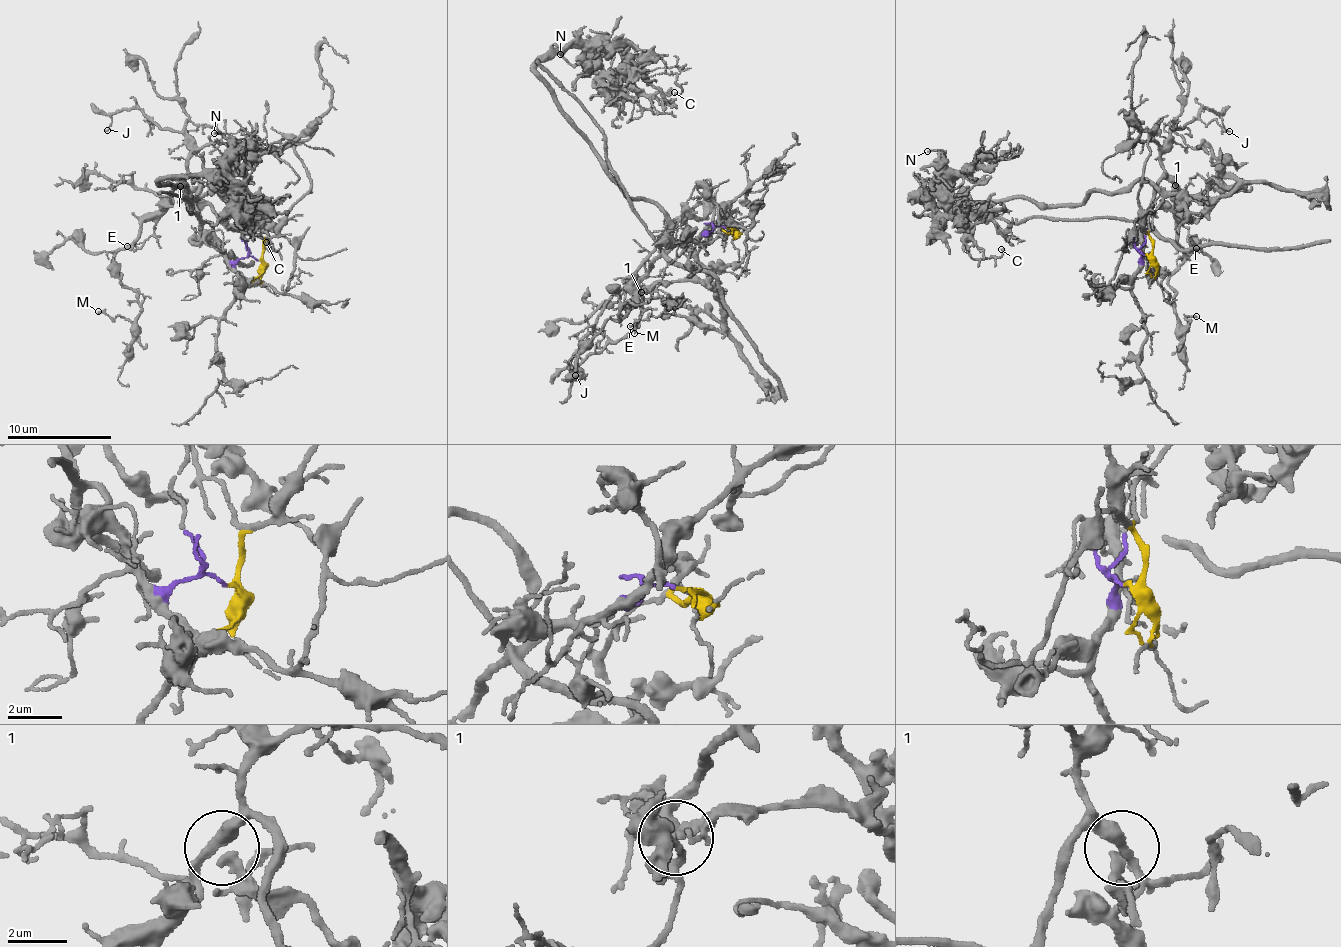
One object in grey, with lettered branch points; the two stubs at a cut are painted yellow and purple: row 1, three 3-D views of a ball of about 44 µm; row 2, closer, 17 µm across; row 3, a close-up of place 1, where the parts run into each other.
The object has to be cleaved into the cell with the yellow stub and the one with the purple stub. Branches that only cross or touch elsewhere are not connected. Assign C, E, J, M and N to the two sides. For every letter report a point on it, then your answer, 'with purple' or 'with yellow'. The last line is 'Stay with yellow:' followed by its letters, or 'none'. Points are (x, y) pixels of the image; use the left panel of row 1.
C: place (266, 242); with yellow
E: place (127, 246); with purple
J: place (107, 130); with purple
M: place (98, 311); with purple
N: place (214, 133); with yellow
Stay with yellow: C, N

